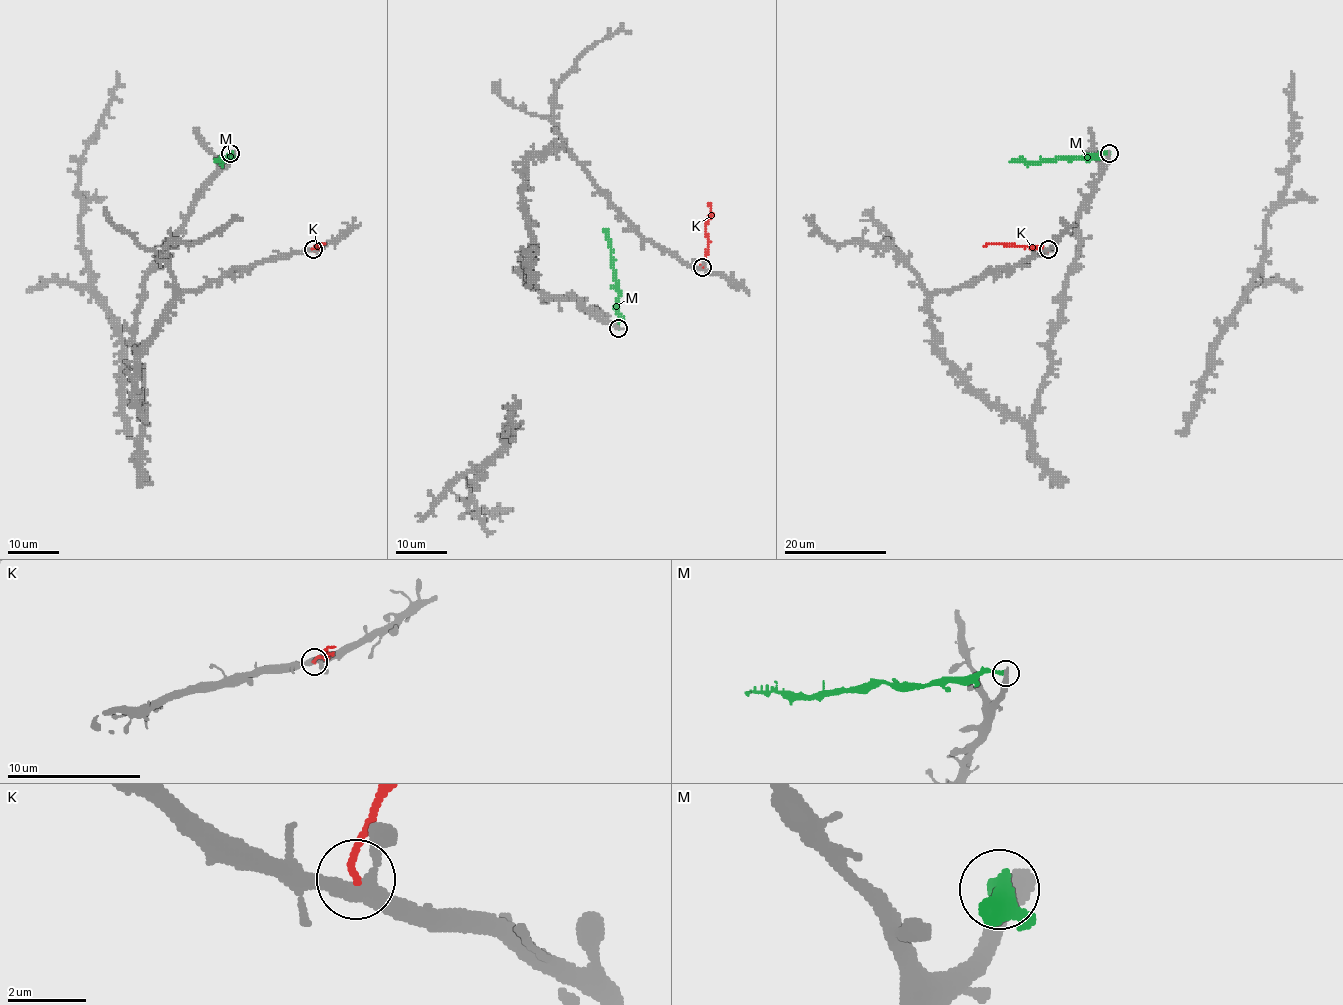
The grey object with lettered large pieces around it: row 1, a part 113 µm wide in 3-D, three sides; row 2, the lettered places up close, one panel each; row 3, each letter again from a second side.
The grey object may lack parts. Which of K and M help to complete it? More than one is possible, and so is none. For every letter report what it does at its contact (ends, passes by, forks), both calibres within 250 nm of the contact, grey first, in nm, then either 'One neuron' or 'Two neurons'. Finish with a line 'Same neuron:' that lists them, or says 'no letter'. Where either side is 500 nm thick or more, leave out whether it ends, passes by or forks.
K: It ends there. Thickness 360 nm (grey) against 140 nm. Two neurons
M: Thickness 550 nm (grey) against 360 nm. Two neurons
Same neuron: no letter

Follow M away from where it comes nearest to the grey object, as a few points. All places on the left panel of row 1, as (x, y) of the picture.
M: (230, 153), (222, 162), (216, 160), (220, 160)

